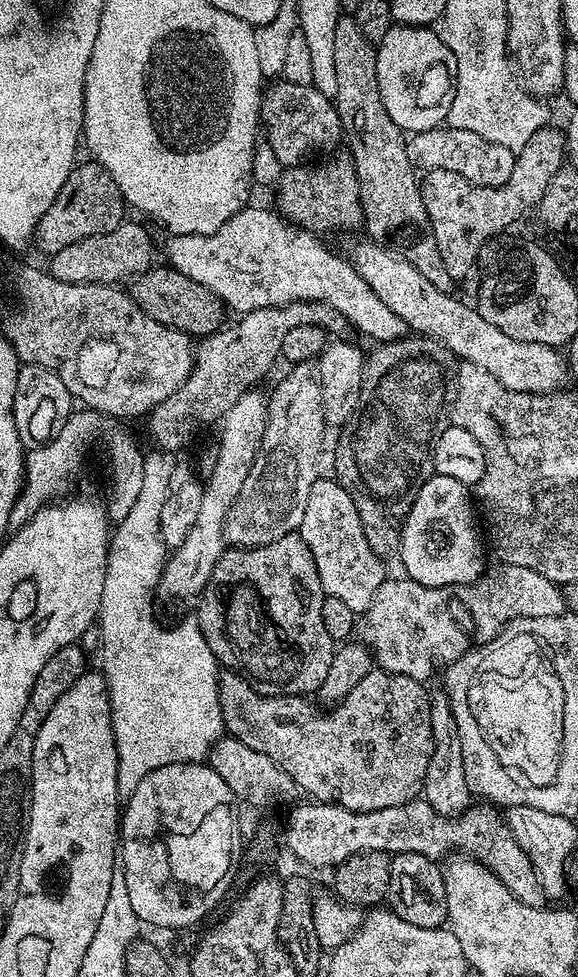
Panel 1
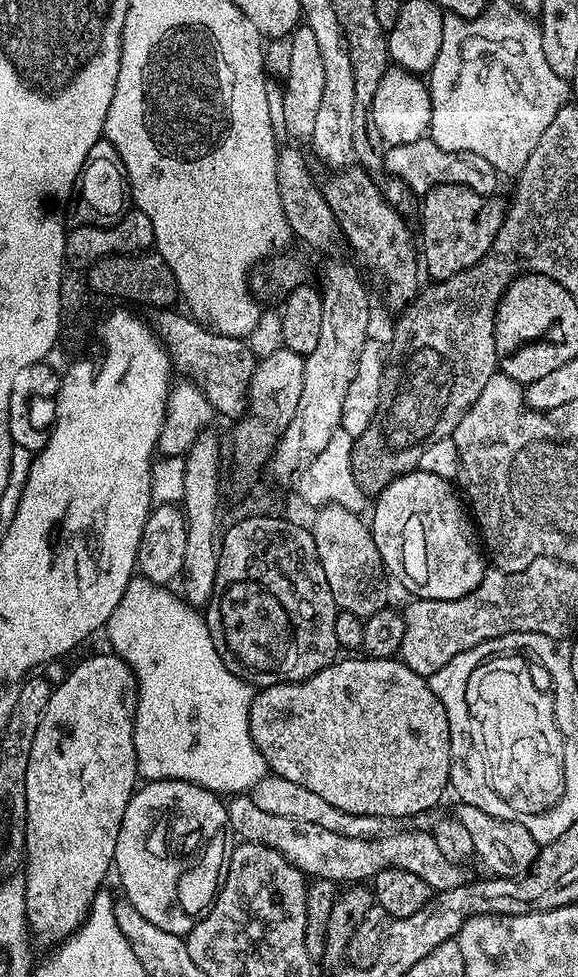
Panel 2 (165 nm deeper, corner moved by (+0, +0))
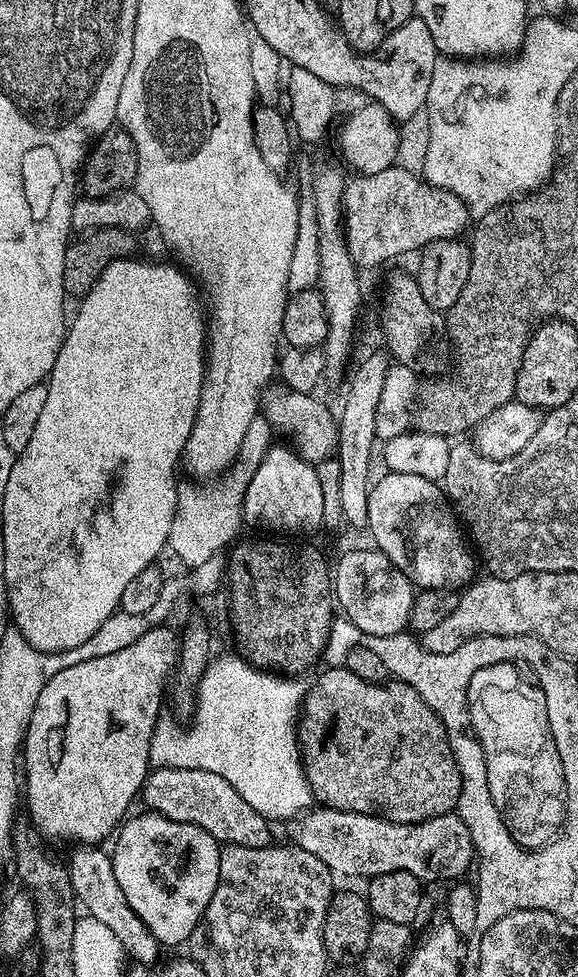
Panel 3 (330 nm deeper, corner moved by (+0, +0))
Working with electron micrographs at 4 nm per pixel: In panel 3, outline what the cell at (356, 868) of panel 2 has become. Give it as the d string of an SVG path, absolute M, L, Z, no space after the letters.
M157 768L149 771L142 789L142 804L143 800L145 804L143 807L147 811L154 812L157 816L170 818L174 822L198 826L202 830L206 830L206 834L213 836L221 845L237 844L251 848L269 847L269 821L265 820L262 814L258 814L258 810L254 810L254 806L250 806L250 802L246 802L246 798L242 798L242 794L238 794L234 790L234 786L230 786L230 782L226 782L226 778L222 778L219 774L210 774L210 770Z

